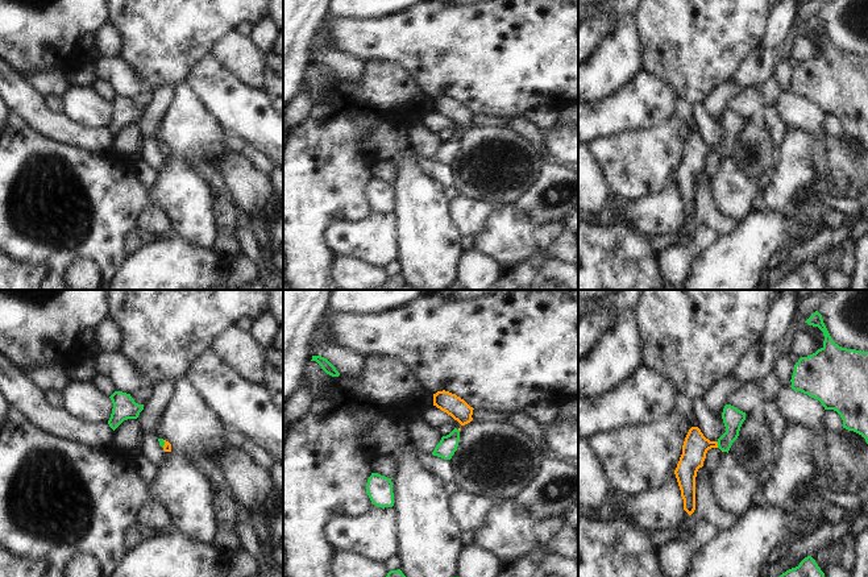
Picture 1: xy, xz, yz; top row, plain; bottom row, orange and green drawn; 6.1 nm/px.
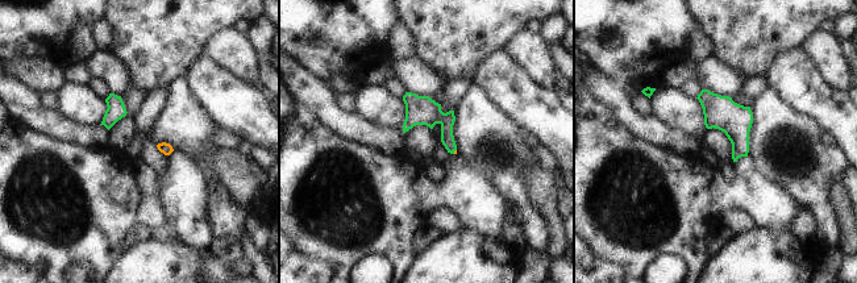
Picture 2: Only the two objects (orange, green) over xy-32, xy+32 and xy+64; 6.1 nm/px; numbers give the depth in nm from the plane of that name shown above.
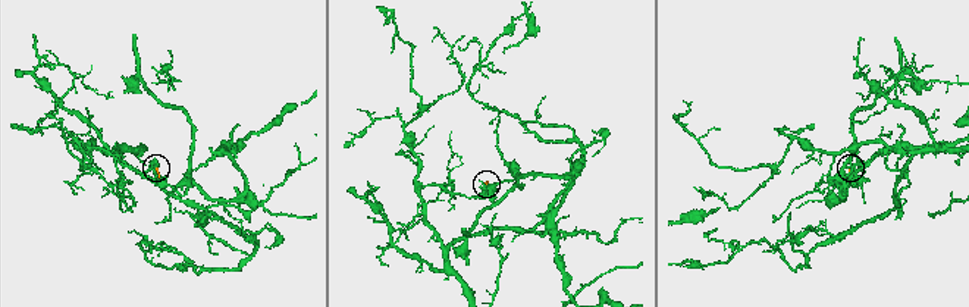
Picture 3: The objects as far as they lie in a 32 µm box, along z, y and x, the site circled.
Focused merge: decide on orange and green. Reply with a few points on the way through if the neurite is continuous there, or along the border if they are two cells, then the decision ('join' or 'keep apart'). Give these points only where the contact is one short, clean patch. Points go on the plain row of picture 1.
runs through yz (696, 150), (717, 149), (731, 137), (732, 123); join

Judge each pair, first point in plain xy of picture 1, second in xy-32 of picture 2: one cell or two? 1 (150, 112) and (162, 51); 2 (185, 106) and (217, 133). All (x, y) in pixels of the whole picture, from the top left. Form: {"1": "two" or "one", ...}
{"1": "two", "2": "two"}

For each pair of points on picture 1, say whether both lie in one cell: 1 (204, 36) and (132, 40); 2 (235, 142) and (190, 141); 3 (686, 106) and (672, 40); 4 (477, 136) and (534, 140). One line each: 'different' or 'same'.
1: same
2: different
3: different
4: different

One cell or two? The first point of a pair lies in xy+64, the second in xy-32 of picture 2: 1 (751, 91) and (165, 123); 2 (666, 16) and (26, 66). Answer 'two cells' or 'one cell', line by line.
1: two cells
2: two cells

